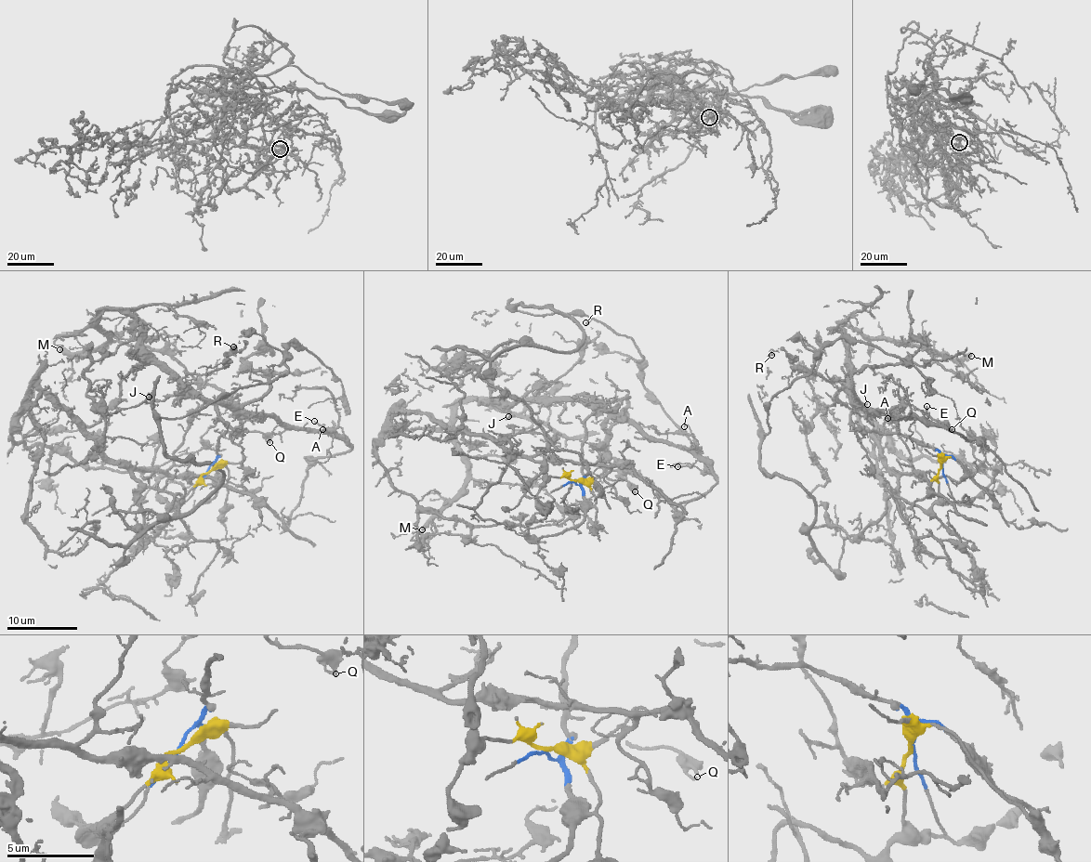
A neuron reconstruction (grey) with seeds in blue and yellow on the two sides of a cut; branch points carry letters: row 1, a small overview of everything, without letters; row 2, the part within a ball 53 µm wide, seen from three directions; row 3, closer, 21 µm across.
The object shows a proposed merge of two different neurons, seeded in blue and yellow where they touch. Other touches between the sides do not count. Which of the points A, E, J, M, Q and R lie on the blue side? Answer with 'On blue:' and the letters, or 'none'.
On blue: A, E, J, M, Q, R

